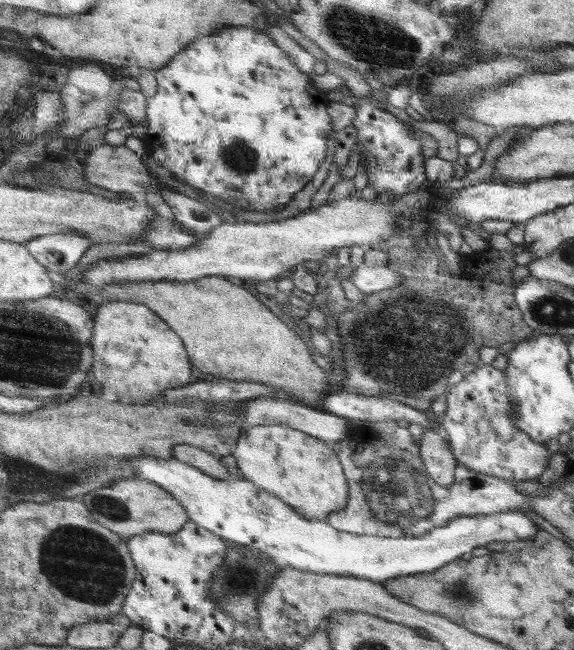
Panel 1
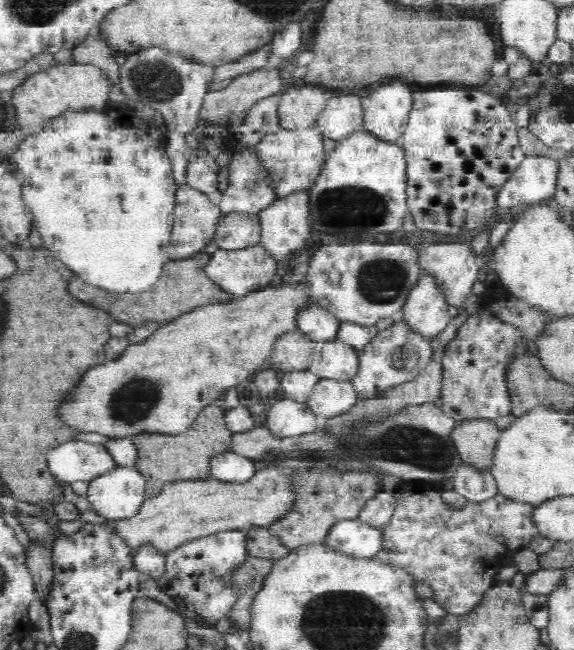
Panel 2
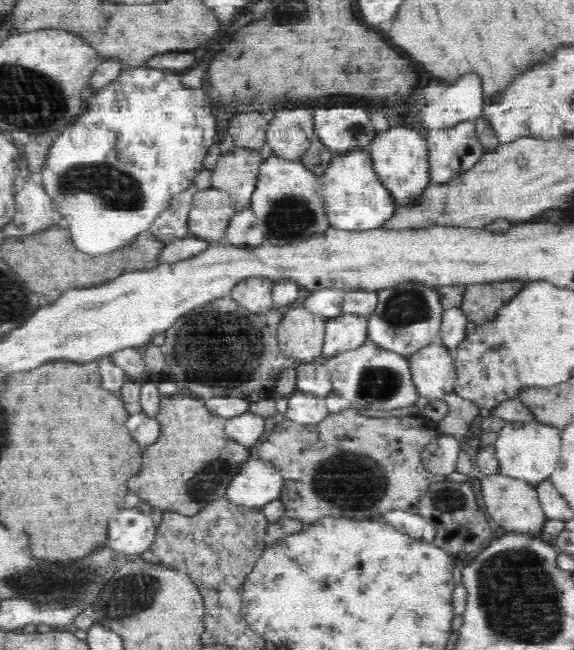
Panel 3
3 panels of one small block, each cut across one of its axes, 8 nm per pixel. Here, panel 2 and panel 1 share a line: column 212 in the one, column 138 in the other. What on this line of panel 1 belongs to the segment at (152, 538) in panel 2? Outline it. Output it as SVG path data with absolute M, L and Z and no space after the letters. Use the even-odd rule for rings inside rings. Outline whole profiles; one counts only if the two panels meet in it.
M127 479L116 482L110 488L100 488L84 496L85 503L92 511L92 516L112 532L122 535L125 540L152 532L174 535L183 531L191 517L181 500L174 497L160 484L143 479Z

